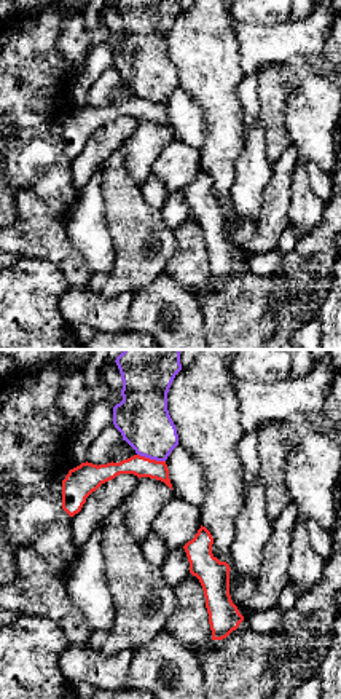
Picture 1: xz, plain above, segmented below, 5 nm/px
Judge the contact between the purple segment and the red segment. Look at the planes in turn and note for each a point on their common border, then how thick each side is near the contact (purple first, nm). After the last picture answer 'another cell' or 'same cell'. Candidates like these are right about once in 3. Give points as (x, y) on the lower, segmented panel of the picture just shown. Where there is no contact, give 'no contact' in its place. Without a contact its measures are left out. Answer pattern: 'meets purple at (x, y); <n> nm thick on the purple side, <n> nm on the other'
meets purple at (152, 458); 260 nm thick on the purple side, 110 nm on the other

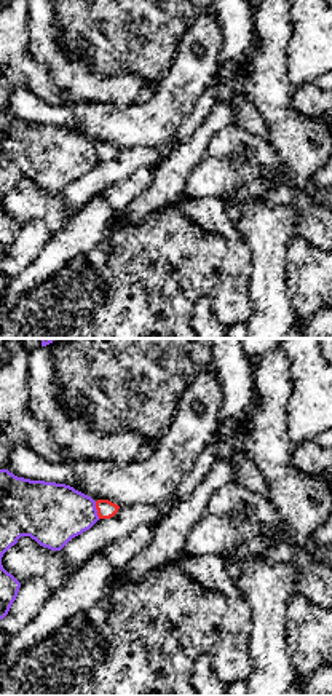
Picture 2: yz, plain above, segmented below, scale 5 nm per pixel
meets purple at (96, 510); 320 nm thick on the purple side, 90 nm on the other

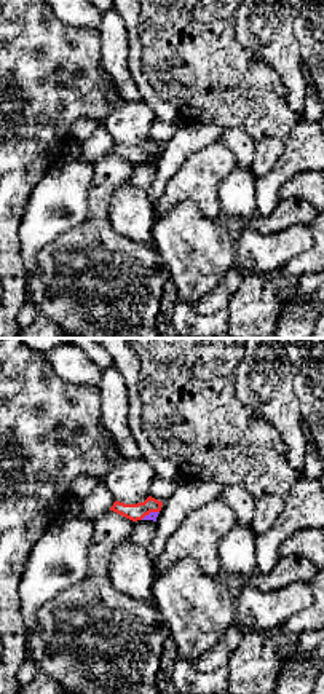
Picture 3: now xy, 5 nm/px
meets purple at (150, 512); 50 nm thick on the purple side, 90 nm on the other

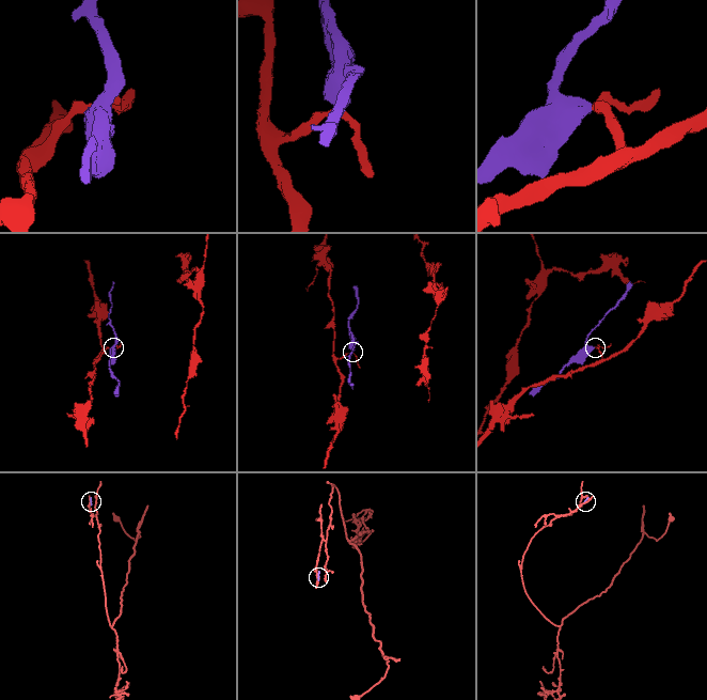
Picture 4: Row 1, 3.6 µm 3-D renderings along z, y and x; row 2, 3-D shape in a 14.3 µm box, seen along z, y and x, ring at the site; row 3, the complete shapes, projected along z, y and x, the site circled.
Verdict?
another cell

